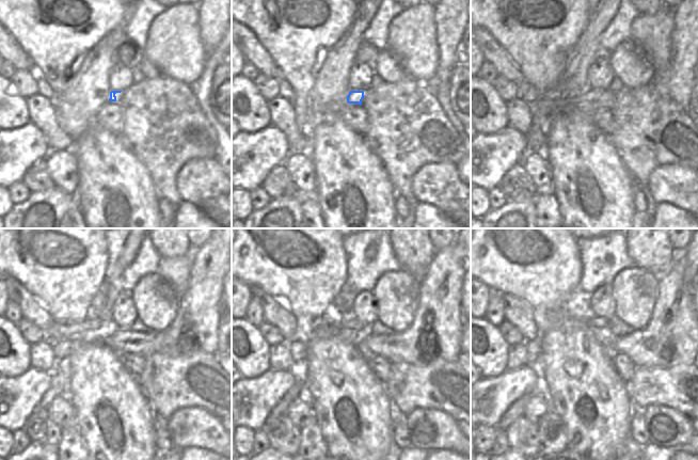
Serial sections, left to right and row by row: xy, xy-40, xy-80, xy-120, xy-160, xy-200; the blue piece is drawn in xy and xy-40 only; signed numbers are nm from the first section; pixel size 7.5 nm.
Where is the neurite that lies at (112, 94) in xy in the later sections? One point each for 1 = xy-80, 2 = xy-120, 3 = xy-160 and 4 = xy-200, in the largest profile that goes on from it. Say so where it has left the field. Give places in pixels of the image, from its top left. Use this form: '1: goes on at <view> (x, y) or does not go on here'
1: goes on at xy-80 (543, 108)
2: goes on at xy-120 (195, 327)
3: goes on at xy-160 (435, 331)
4: goes on at xy-200 (672, 336)

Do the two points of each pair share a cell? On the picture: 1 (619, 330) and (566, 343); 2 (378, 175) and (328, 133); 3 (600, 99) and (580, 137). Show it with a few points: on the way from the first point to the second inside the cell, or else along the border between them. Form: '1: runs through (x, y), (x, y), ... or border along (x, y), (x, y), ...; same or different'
1: border along (604, 336), (604, 342), (613, 350); different
2: runs through (365, 171), (340, 146); same
3: border along (573, 109), (580, 109), (591, 116); different

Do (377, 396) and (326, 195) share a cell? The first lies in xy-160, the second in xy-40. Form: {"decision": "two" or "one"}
{"decision": "one"}

